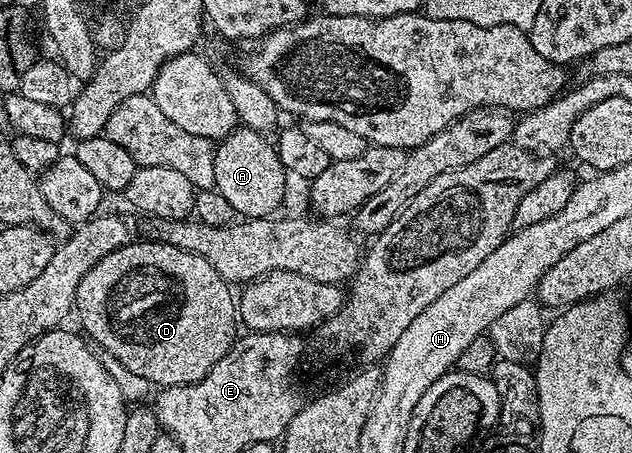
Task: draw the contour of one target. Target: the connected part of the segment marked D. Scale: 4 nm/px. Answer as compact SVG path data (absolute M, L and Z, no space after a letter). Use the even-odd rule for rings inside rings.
M133 239L119 247L119 251L103 255L79 283L75 317L85 328L84 336L98 350L119 359L124 367L143 376L153 387L190 385L203 379L227 355L239 336L237 302L229 282L221 278L203 255L183 251L166 241Z

